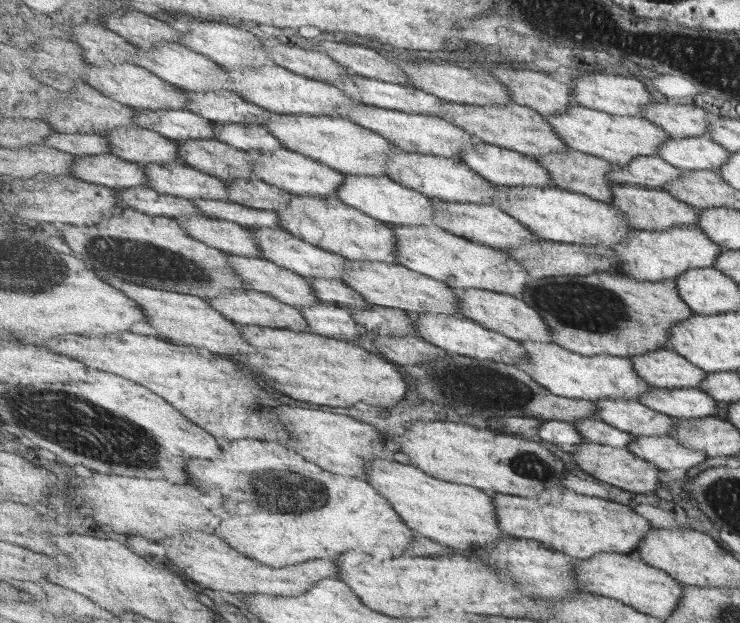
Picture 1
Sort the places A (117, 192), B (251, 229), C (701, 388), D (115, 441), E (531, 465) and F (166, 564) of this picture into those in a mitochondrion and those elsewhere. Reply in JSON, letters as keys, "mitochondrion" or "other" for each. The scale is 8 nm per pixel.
{"A":"other","B":"other","C":"other","D":"mitochondrion","E":"mitochondrion","F":"other"}

